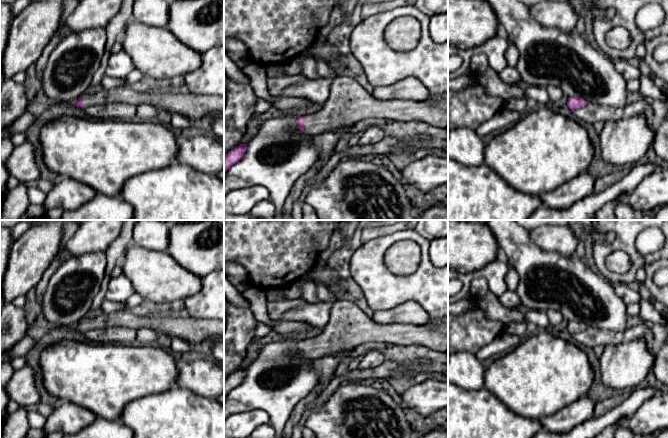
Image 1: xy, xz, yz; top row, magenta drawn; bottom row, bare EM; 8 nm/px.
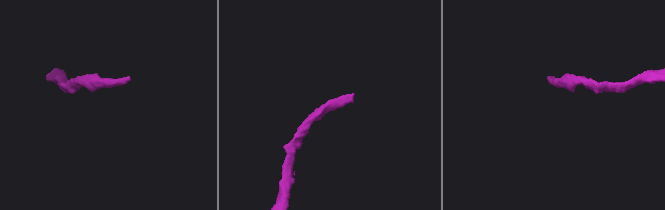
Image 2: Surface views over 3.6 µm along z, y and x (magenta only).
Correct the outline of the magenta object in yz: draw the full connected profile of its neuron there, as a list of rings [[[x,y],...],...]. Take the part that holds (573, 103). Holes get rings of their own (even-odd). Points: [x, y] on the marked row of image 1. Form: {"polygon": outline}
{"polygon": [[[568,98],[567,105],[573,111],[574,109],[586,106],[587,101],[583,98]]]}

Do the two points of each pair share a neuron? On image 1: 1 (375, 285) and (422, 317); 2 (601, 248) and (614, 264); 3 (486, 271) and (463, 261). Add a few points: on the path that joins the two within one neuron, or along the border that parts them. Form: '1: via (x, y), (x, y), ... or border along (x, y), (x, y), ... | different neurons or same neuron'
1: border along (424, 308), (414, 301), (403, 301), (378, 309) | different neurons
2: border along (616, 249), (607, 256), (606, 266), (622, 274) | different neurons
3: border along (496, 259), (486, 263), (479, 269), (458, 272) | different neurons

